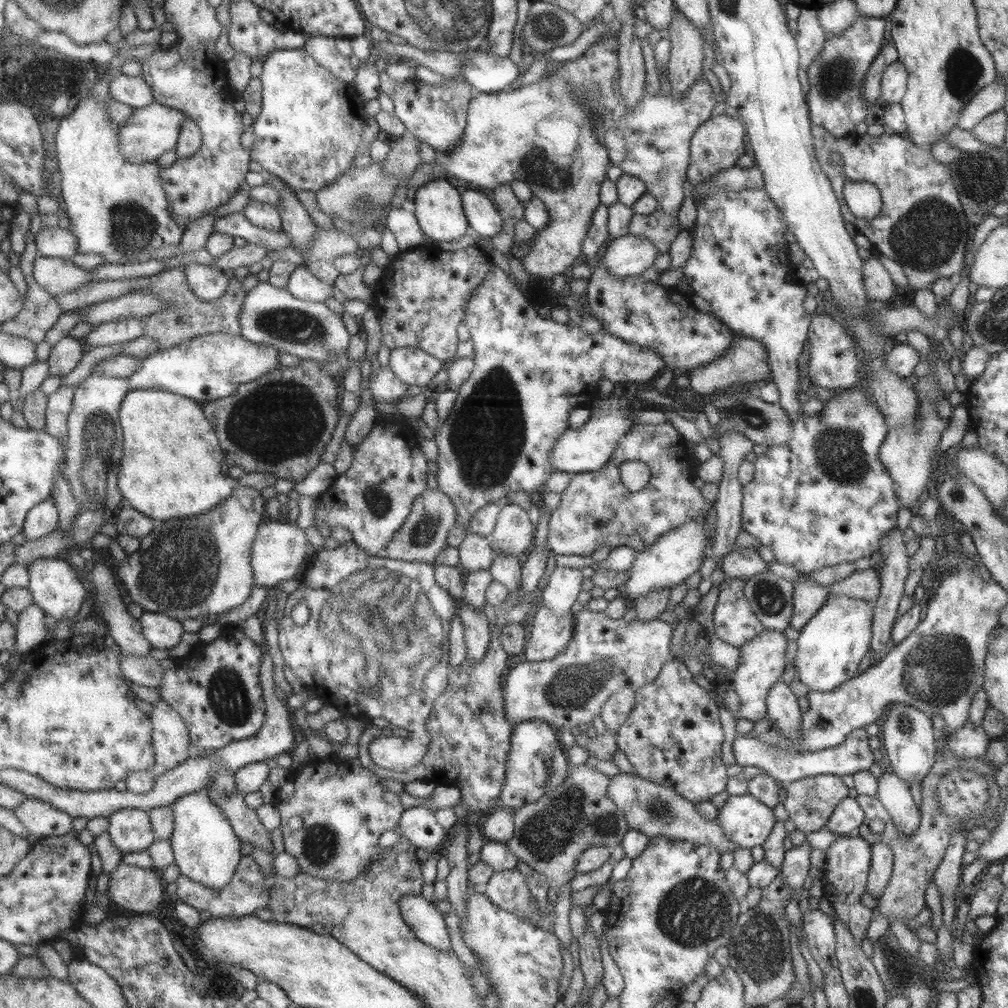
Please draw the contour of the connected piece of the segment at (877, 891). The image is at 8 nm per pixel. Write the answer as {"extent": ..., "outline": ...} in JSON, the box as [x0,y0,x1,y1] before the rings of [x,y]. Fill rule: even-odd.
{"extent":[866,842,892,899],"outline":[[[876,842],[871,846],[871,865],[866,890],[873,897],[877,895],[877,899],[879,899],[892,874],[892,850],[889,850],[888,844],[883,844],[882,842]]]}

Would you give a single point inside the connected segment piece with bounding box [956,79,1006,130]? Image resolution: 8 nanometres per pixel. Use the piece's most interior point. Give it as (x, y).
(991, 97)

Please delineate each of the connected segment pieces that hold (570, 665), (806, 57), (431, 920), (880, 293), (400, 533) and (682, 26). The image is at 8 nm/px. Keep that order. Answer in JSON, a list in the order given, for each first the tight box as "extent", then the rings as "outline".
[{"extent":[502,606,674,731],"outline":[[[581,606],[580,610],[573,614],[568,645],[556,654],[553,660],[530,662],[521,659],[505,675],[502,687],[507,720],[513,724],[525,720],[541,720],[556,730],[564,728],[570,731],[578,724],[590,724],[613,692],[625,687],[637,692],[644,684],[657,677],[663,664],[670,659],[668,646],[674,626],[656,618],[650,621],[633,619],[628,622],[612,619],[604,611],[594,612]]]},{"extent":[795,9,825,69],"outline":[[[801,9],[797,19],[795,45],[799,54],[798,65],[803,69],[819,56],[819,50],[825,44],[825,34],[818,23],[816,10]]]},{"extent":[399,895,451,951],"outline":[[[421,895],[399,898],[399,915],[421,943],[439,951],[451,950],[443,916]]]},{"extent":[862,258,894,304],"outline":[[[865,258],[862,262],[863,286],[871,302],[878,304],[891,303],[894,293],[894,282],[890,274],[883,268],[879,259]]]},{"extent":[381,487,456,564],"outline":[[[438,487],[436,489],[426,488],[415,498],[407,519],[384,546],[381,555],[393,560],[434,564],[437,554],[447,546],[445,542],[447,533],[456,523],[454,512],[452,502]]]},{"extent":[666,10,703,95],"outline":[[[676,10],[668,26],[671,51],[666,72],[671,91],[684,95],[692,82],[701,77],[703,40],[699,30]]]}]

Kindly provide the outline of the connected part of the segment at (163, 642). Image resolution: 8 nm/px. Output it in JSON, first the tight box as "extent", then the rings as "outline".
{"extent":[140,611,183,649],"outline":[[[144,611],[140,617],[145,636],[158,649],[175,648],[183,638],[183,621],[163,612]]]}

